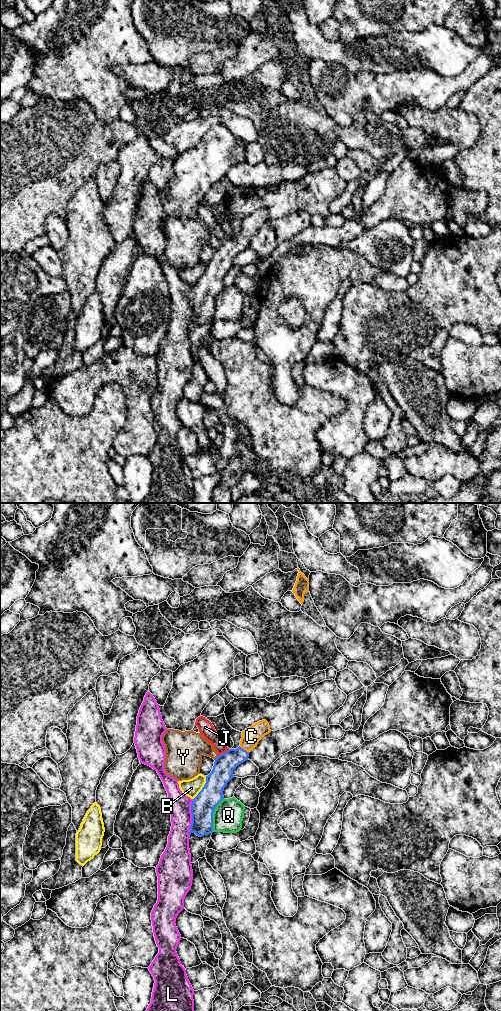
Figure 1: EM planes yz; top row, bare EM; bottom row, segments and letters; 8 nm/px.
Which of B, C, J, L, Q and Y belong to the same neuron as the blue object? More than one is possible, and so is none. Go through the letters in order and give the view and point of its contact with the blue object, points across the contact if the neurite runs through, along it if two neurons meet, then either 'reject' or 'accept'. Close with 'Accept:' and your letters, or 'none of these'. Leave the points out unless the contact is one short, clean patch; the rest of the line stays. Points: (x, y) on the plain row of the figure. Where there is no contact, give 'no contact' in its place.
B: contact yz (202, 276); reject
C: contact yz (243, 237); way yz (222, 260), (243, 237), (251, 224); accept
J: contact yz (225, 240); border yz (229, 237), (219, 243); reject
L: contact yz (192, 306); reject
Q: contact yz (212, 303); border yz (223, 286), (214, 298), (212, 319); reject
Y: contact yz (217, 245); border yz (219, 243), (214, 247); reject
Accept: C

